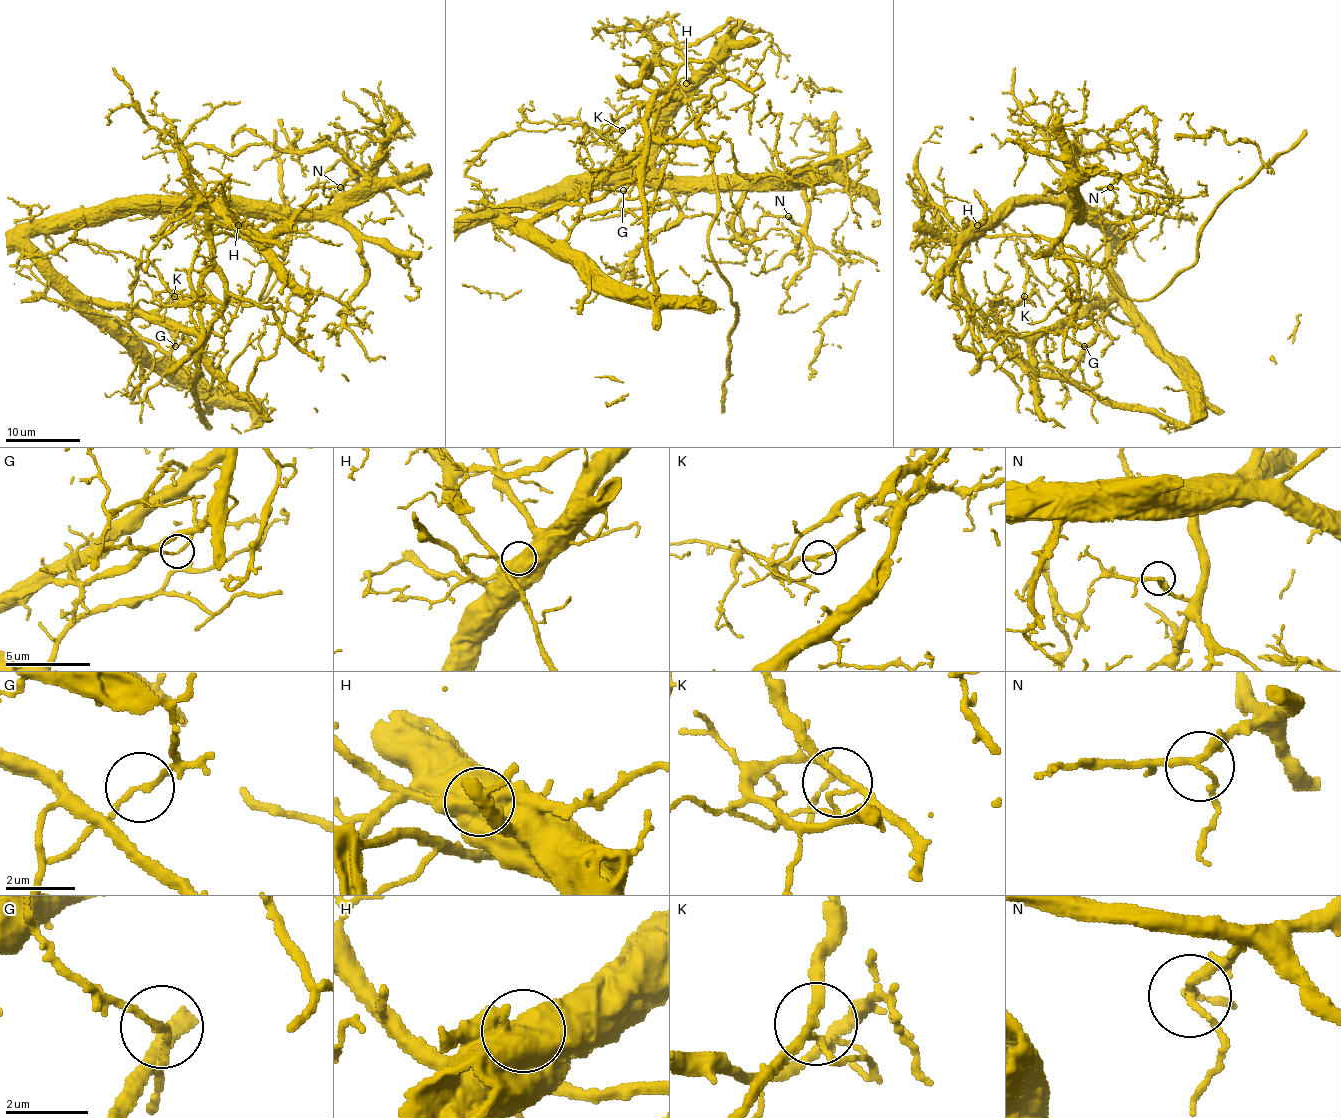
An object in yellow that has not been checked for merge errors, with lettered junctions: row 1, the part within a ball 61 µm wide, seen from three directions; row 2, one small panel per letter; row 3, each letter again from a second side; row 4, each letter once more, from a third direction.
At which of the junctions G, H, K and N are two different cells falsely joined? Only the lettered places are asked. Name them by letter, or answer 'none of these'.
G, H

